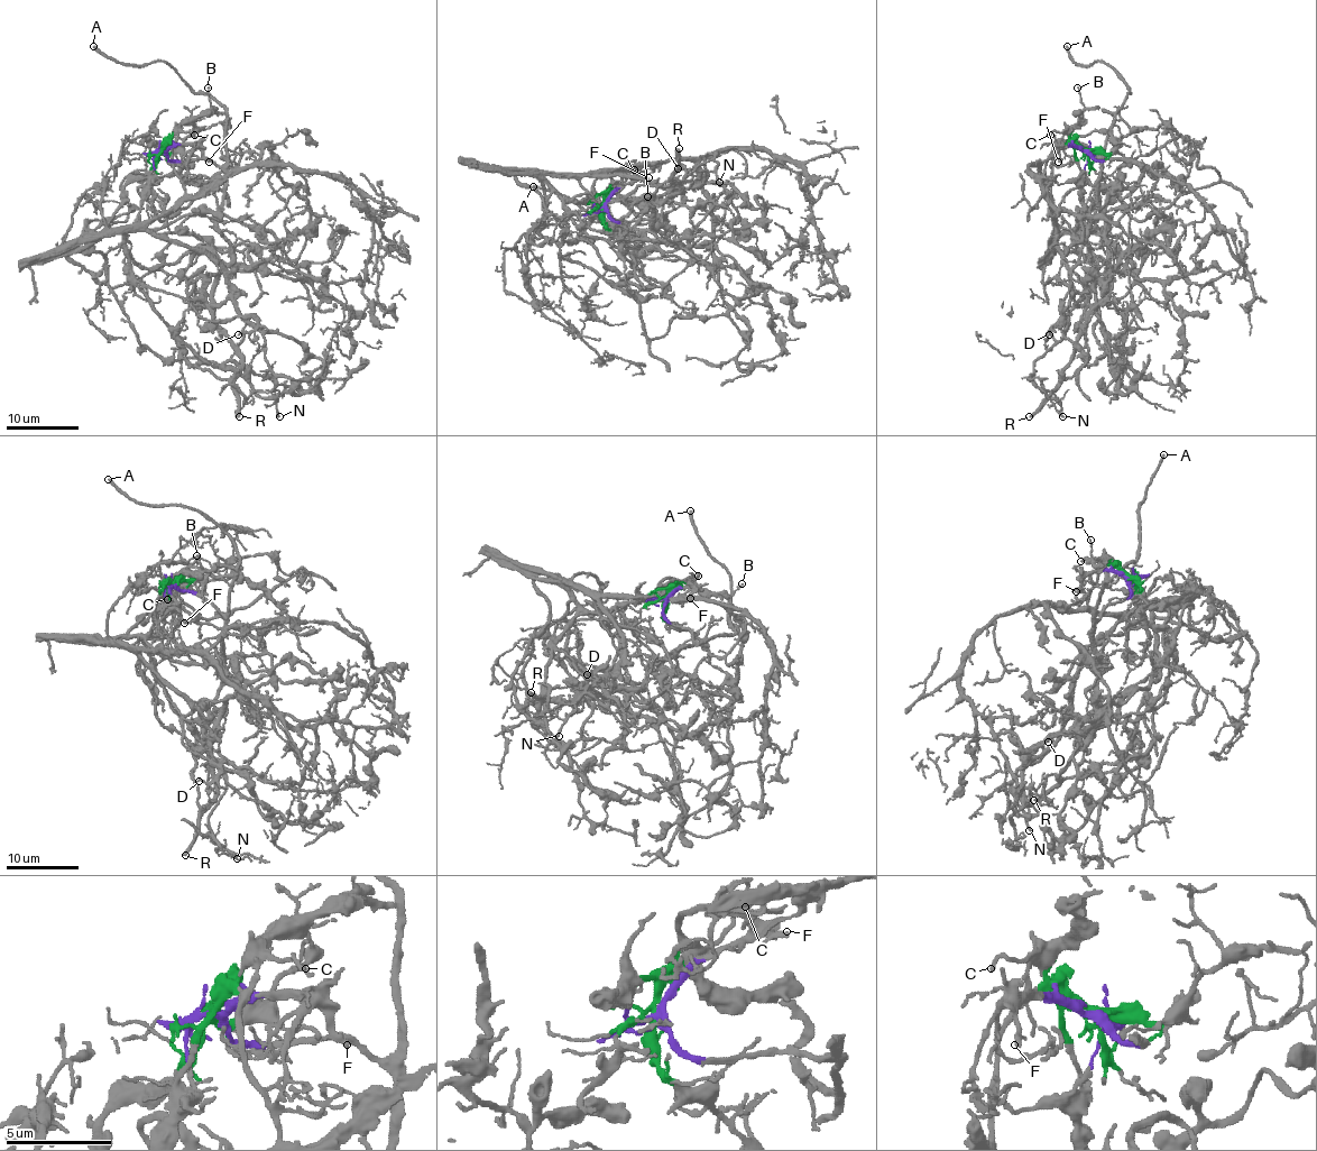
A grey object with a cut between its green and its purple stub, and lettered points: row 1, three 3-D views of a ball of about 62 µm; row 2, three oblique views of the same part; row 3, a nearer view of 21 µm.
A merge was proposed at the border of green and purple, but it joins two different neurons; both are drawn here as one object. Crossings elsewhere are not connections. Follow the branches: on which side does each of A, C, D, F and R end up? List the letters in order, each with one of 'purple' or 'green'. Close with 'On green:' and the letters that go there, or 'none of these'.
A: purple
C: green
D: purple
F: purple
R: purple
On green: C

